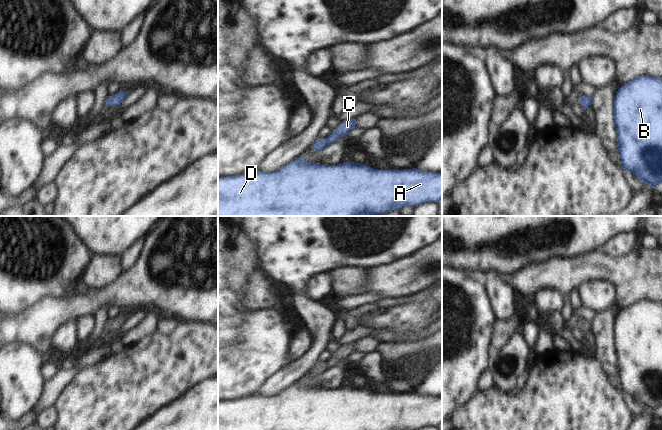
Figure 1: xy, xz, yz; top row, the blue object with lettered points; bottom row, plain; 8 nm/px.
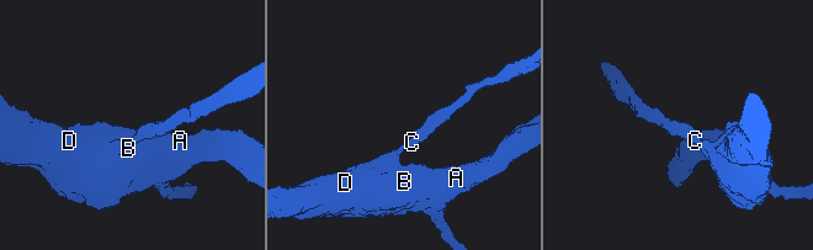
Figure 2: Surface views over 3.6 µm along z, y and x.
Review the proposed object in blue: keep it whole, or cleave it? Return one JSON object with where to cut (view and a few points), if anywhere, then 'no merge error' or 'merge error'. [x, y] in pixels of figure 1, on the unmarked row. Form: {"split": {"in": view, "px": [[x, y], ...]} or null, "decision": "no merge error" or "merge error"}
{"split": null, "decision": "no merge error"}

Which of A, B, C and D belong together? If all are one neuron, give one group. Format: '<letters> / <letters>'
A B C D

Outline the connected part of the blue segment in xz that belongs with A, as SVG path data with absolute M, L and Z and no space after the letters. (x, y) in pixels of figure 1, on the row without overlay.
M302 381L290 386L282 393L275 396L261 396L254 395L243 399L226 400L224 402L218 402L218 430L404 430L412 429L419 430L426 426L440 426L442 425L442 396L425 396L417 392L414 393L391 393L391 394L376 394L369 390L346 385L343 388L337 389L321 389L319 387L311 387L305 385Z

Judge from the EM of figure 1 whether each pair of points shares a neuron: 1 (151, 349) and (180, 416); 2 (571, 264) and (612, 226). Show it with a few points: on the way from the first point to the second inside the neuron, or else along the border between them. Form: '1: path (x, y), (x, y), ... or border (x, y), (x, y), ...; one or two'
1: border (193, 388), (154, 415); two
2: border (602, 248), (578, 256), (557, 255); two

